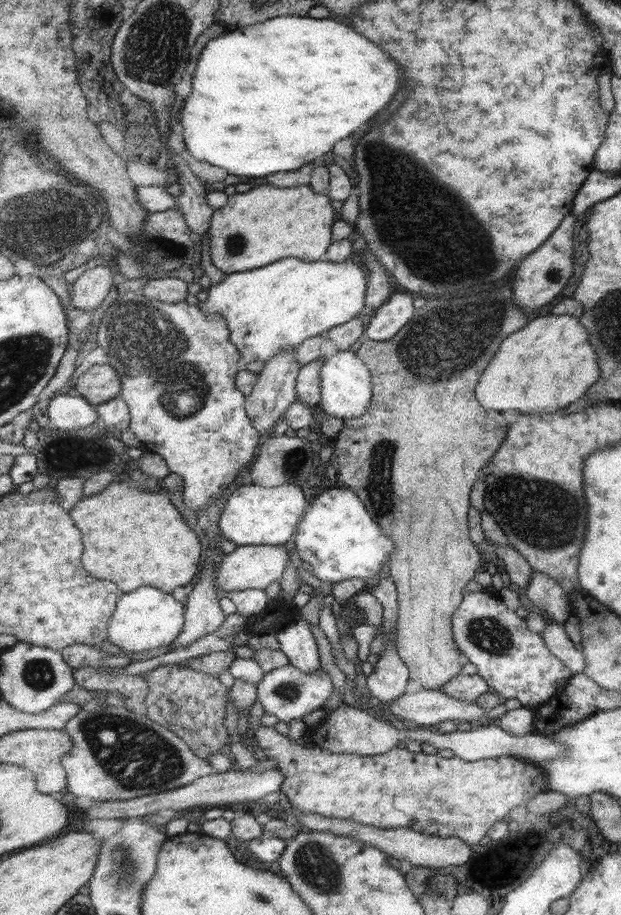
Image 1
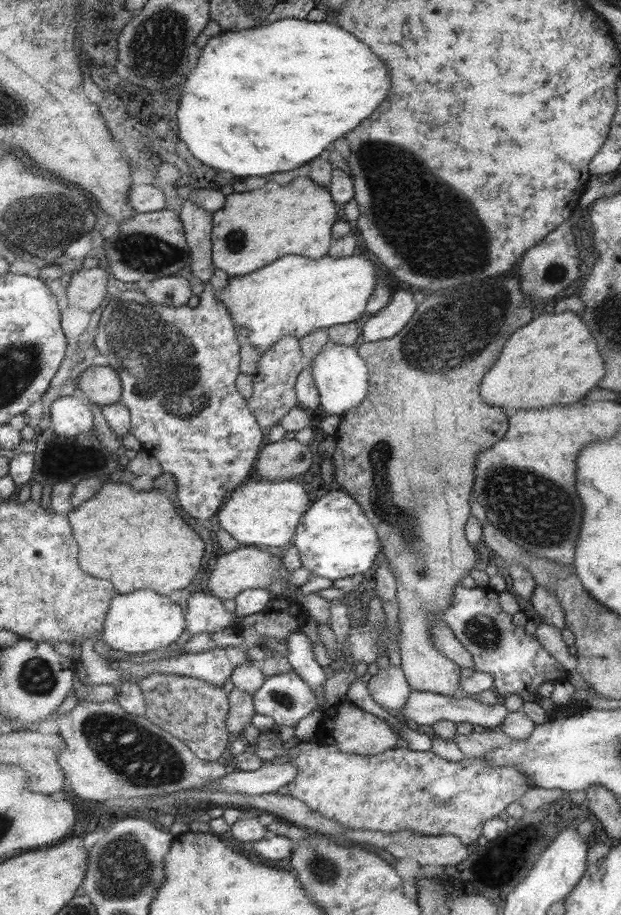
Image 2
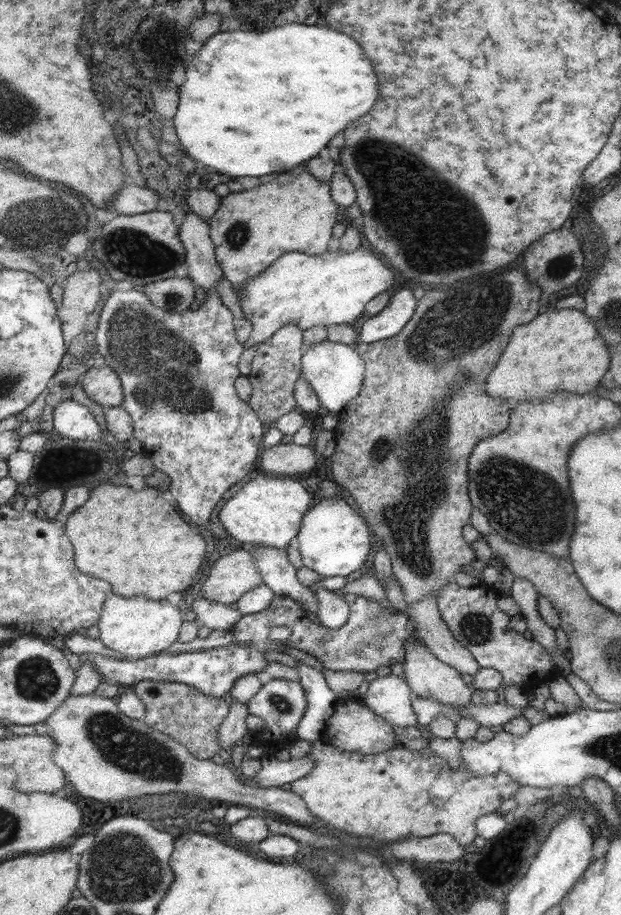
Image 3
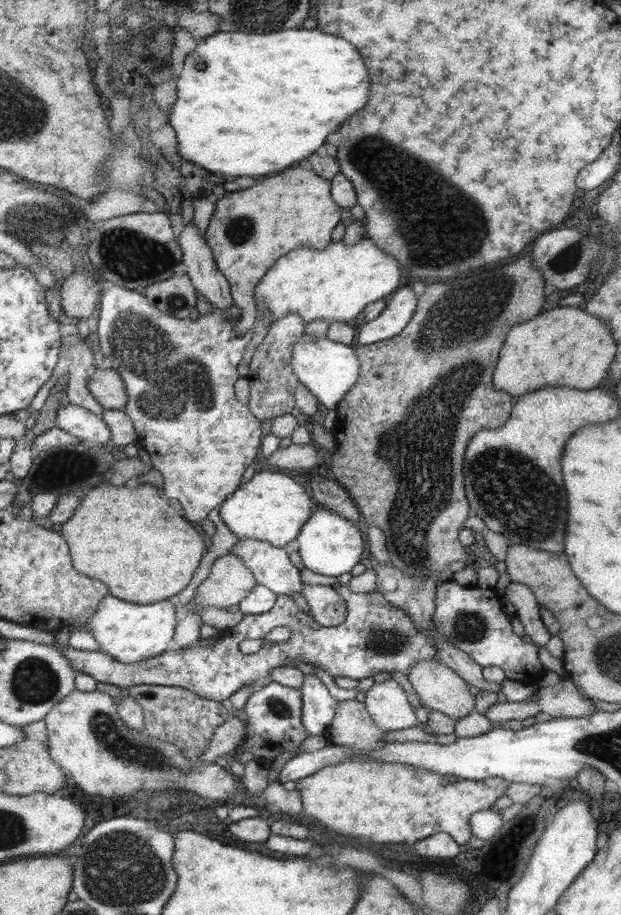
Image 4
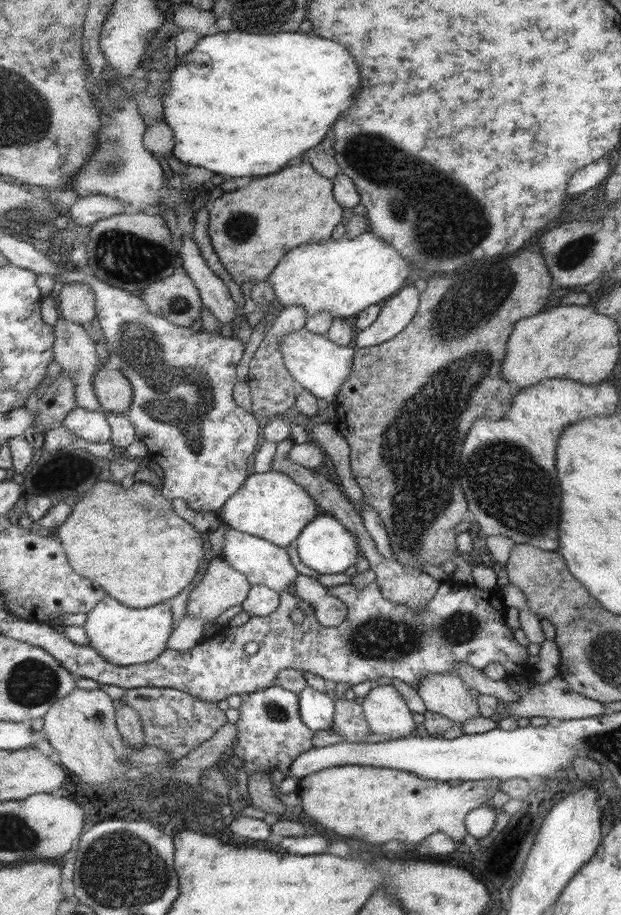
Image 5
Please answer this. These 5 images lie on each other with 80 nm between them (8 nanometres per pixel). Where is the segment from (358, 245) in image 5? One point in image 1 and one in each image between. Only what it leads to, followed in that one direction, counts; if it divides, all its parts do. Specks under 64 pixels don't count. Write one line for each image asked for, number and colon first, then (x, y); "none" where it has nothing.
1: (278, 306)
2: (293, 296)
3: (332, 288)
4: (334, 284)

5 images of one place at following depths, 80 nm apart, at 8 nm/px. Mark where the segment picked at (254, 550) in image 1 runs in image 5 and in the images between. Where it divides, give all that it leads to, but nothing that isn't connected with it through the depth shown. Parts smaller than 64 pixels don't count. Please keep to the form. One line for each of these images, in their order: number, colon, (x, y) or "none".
2: (229, 574)
3: (231, 575)
4: (229, 581)
5: (222, 586)

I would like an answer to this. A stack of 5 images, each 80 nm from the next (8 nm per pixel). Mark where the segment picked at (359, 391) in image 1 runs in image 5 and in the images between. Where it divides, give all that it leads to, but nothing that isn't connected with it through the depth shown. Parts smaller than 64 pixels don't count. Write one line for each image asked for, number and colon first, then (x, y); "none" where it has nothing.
2: (341, 375)
3: (335, 371)
4: (328, 369)
5: (320, 366)

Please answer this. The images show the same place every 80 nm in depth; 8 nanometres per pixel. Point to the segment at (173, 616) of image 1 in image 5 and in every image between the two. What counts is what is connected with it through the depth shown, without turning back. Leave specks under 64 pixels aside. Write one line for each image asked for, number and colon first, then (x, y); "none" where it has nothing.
2: (142, 621)
3: (137, 628)
4: (129, 632)
5: (125, 636)

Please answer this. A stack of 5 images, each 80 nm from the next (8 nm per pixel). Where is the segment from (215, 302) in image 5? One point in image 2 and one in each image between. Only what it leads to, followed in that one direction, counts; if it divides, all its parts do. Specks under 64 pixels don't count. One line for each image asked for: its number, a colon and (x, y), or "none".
2: (197, 223)
3: (203, 270)
4: (208, 280)

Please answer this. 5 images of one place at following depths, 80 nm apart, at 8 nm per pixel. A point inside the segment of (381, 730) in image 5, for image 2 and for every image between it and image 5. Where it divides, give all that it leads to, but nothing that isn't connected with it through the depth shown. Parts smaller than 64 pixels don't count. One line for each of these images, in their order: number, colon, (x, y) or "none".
2: (387, 687)
3: (389, 697)
4: (386, 702)

